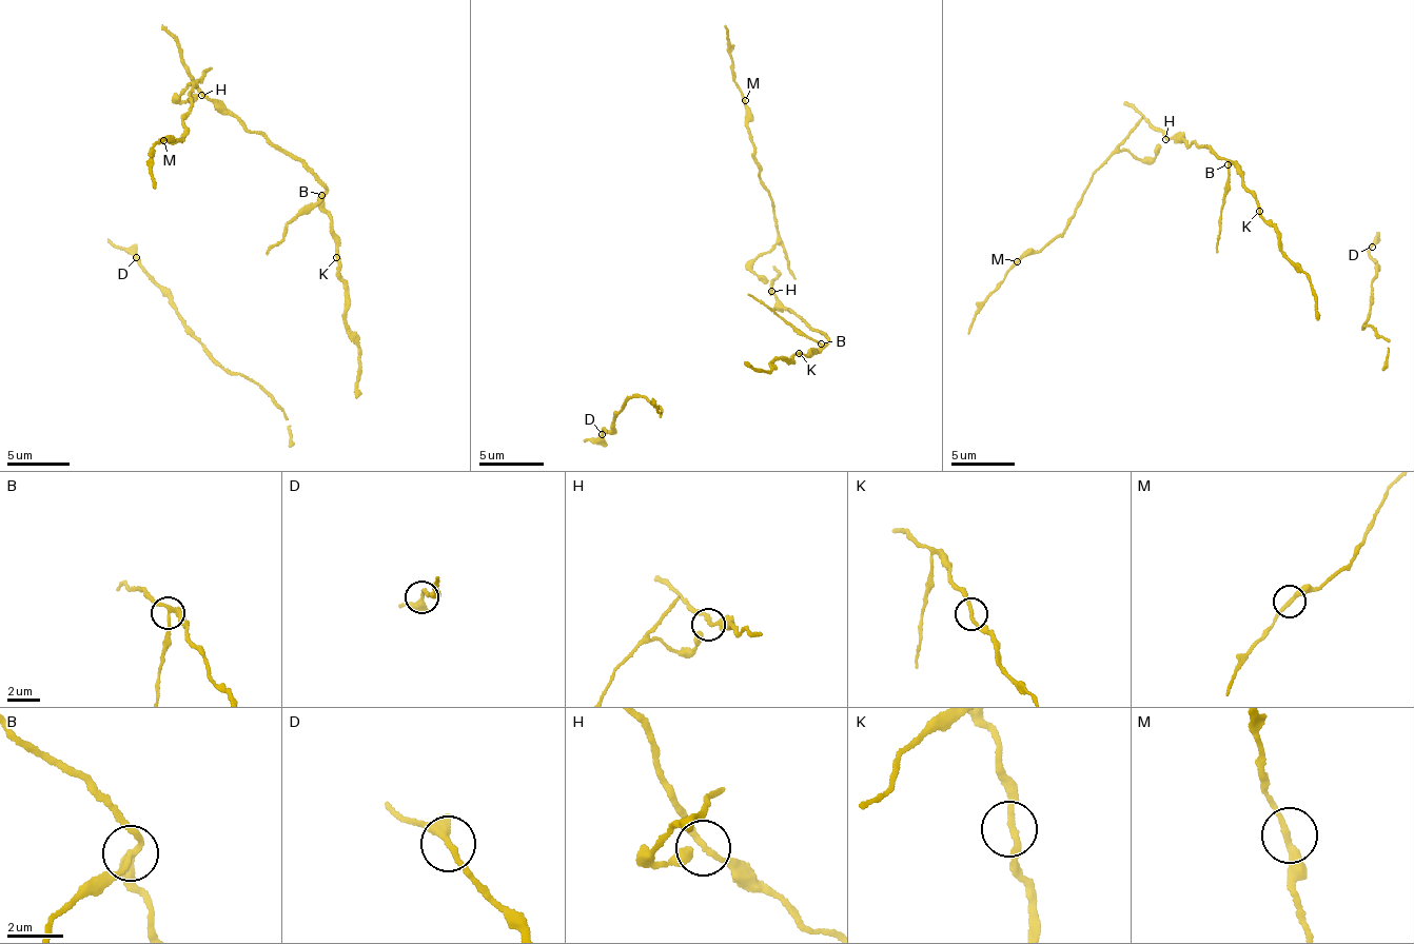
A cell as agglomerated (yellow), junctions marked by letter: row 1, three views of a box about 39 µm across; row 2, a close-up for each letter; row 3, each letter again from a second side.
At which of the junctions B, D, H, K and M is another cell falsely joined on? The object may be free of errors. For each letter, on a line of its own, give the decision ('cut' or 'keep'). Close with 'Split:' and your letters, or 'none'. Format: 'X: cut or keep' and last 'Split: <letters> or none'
B: cut
D: keep
H: keep
K: keep
M: keep
Split: B

